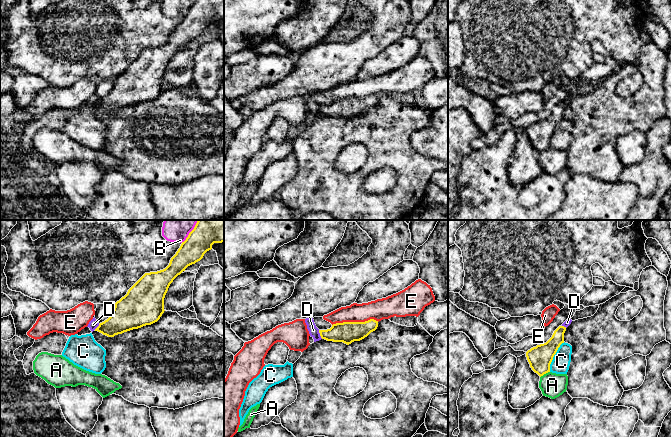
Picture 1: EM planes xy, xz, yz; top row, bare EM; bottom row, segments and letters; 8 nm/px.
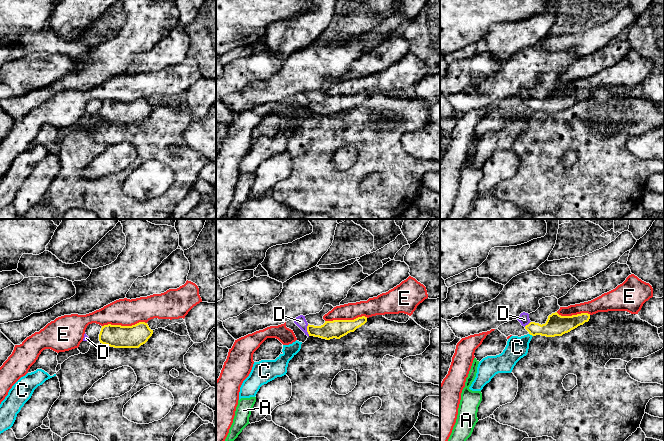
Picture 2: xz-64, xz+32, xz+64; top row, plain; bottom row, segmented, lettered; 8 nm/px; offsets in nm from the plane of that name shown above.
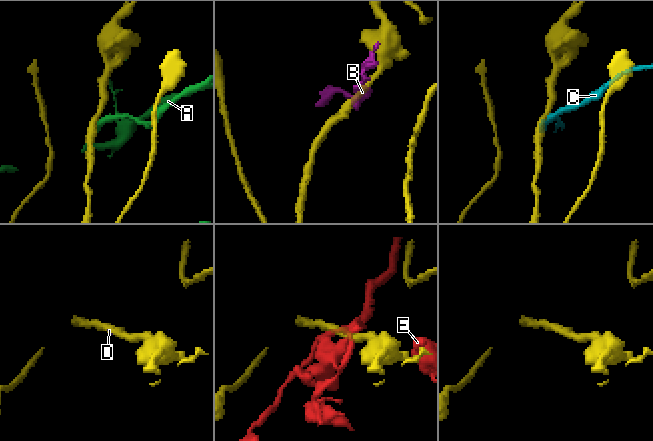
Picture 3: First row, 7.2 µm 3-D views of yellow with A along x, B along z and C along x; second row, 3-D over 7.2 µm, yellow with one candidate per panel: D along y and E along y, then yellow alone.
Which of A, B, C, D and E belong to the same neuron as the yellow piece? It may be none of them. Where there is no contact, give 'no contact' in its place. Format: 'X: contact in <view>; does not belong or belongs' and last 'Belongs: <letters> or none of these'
A: contact in yz; does not belong
B: contact in xy; does not belong
C: contact in yz; does not belong
D: contact in xz; does not belong
E: contact in xz; does not belong
Belongs: none of these

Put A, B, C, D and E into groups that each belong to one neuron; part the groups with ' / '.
A / B / C / D / E

